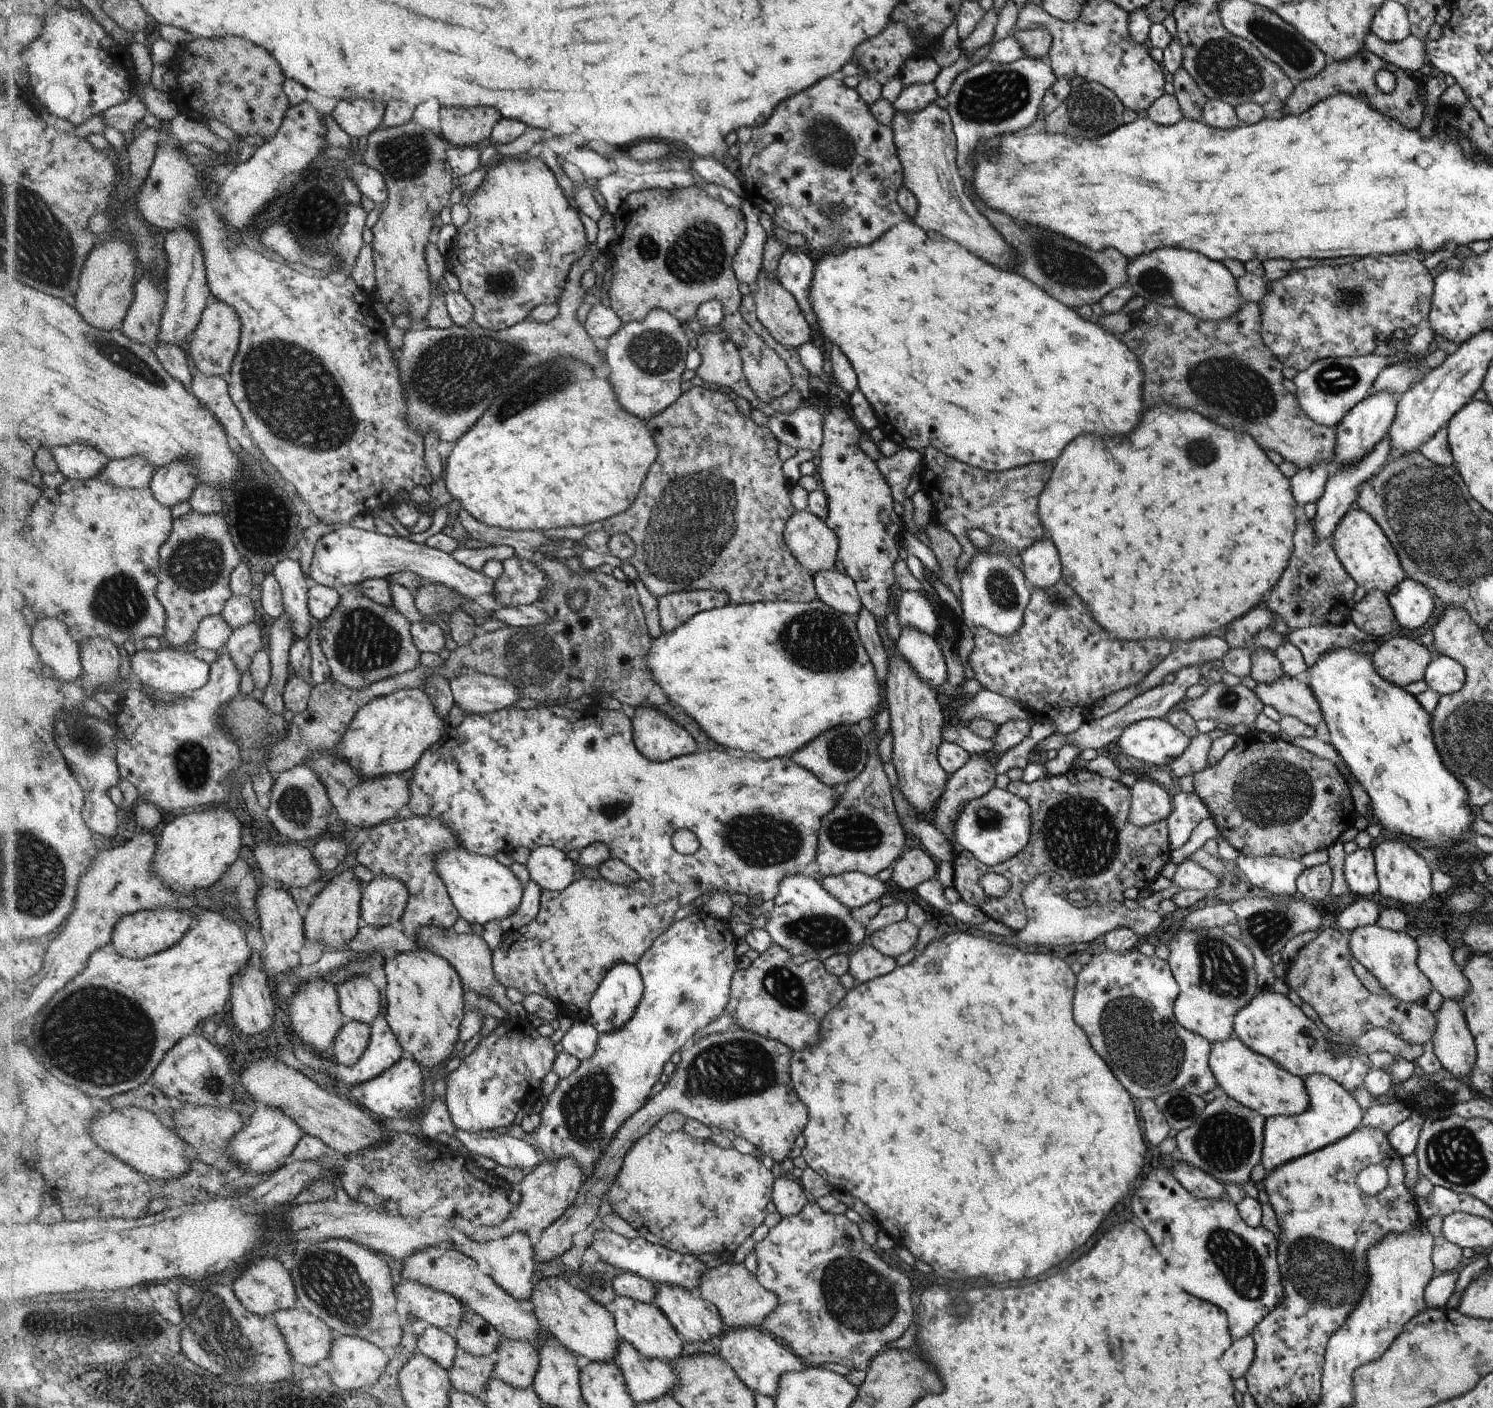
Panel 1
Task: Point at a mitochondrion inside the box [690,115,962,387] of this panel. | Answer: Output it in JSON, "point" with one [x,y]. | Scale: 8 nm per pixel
{"point":[832,144]}

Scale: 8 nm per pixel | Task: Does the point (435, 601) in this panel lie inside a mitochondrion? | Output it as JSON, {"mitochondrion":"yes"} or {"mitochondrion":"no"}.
{"mitochondrion":"yes"}

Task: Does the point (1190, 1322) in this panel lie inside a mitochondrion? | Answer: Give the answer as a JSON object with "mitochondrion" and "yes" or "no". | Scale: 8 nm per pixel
{"mitochondrion":"no"}

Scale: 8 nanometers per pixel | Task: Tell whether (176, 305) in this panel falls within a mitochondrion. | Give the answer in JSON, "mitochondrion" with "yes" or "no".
{"mitochondrion":"no"}

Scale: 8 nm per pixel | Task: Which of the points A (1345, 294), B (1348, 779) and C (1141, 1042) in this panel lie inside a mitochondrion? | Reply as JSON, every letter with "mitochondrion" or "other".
{"A":"mitochondrion","B":"other","C":"mitochondrion"}

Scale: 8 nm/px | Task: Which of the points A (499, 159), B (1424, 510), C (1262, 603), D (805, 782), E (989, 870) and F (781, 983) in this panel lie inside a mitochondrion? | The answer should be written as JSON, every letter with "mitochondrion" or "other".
{"A":"other","B":"mitochondrion","C":"other","D":"other","E":"other","F":"mitochondrion"}

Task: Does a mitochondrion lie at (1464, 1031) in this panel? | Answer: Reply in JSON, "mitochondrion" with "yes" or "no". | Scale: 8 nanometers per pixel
{"mitochondrion":"no"}

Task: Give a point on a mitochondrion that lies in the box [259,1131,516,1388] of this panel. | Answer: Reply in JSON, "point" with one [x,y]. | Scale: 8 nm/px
{"point":[331,1282]}

